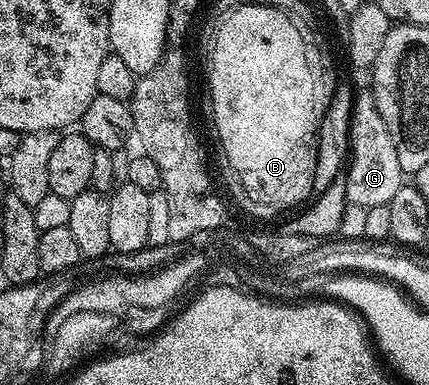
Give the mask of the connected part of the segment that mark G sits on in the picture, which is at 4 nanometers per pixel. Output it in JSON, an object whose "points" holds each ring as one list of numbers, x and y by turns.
{"points":[[368,86,355,93,350,117,350,159,344,177,347,203,364,208,389,205,392,196,404,184,396,146,388,133,384,118,376,108,373,89]]}

